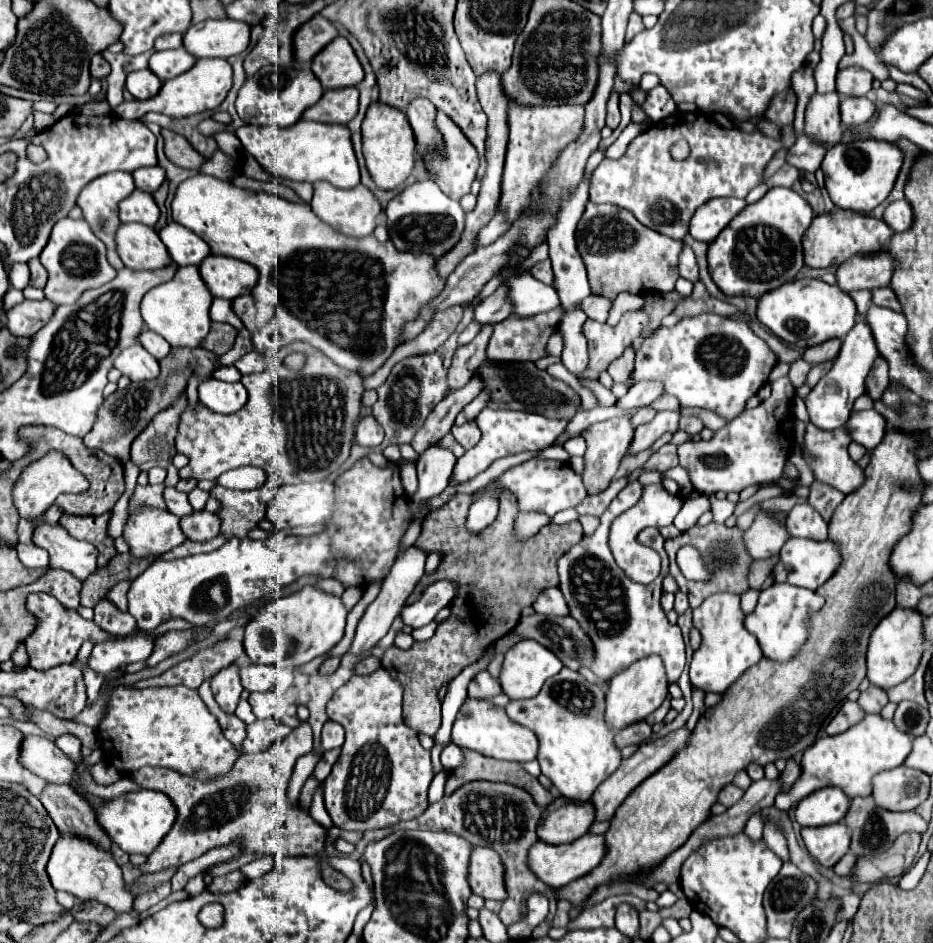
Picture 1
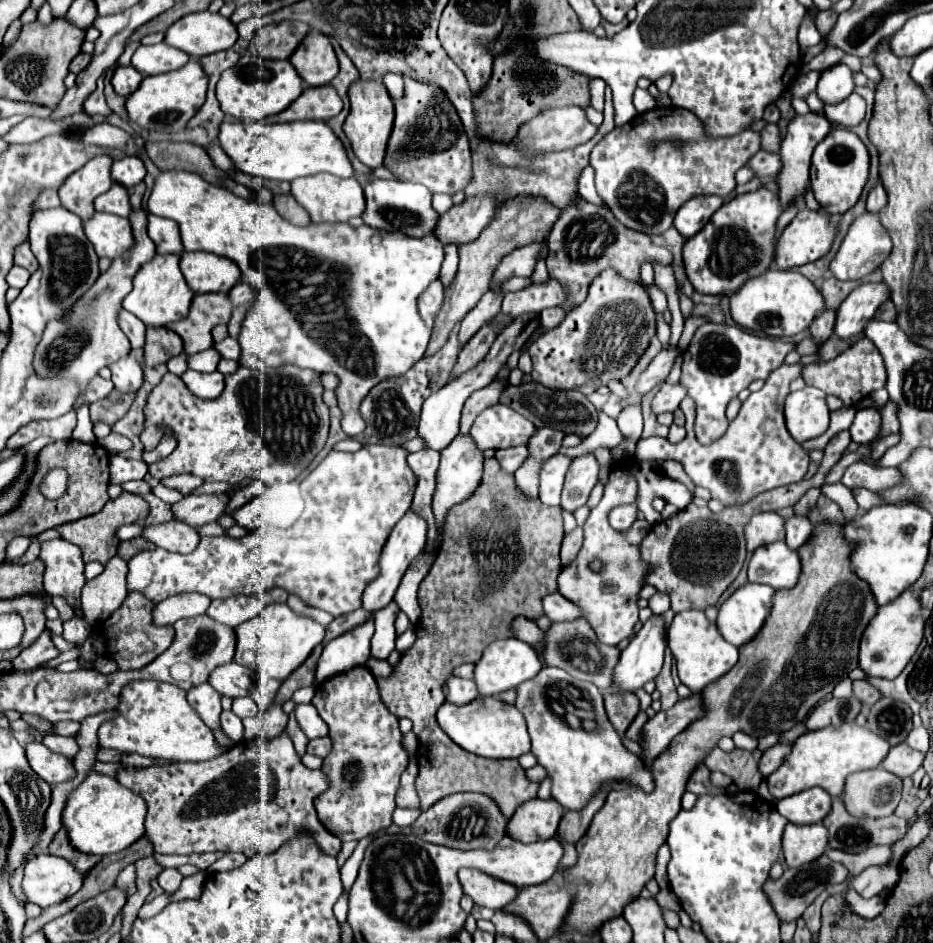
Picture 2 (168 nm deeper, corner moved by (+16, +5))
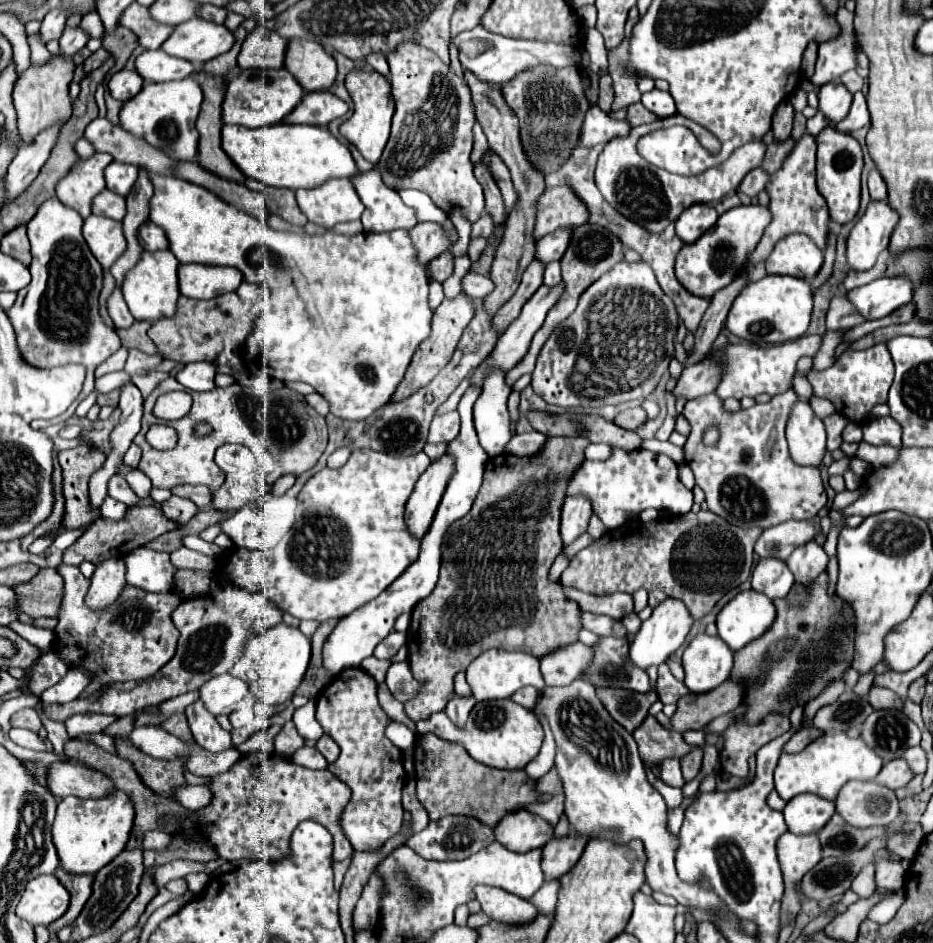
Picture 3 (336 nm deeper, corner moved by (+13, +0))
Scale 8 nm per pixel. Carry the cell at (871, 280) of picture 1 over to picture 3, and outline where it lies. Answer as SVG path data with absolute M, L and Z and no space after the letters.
M871 201L863 217L847 237L847 265L851 271L867 271L875 265L881 251L887 249L897 213L887 201Z

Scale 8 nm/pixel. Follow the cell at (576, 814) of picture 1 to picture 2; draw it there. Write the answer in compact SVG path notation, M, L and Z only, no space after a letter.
M528 800L506 824L506 834L518 842L538 842L554 838L564 808L556 800Z

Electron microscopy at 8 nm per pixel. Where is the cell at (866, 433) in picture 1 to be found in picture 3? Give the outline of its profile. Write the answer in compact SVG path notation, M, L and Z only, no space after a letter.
M879 417L863 423L863 441L869 445L893 445L901 443L901 427L893 417Z

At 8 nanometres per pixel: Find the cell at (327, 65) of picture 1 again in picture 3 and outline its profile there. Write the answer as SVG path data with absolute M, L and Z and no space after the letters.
M291 39L285 55L285 69L307 91L329 89L337 77L337 63L325 49L307 39Z

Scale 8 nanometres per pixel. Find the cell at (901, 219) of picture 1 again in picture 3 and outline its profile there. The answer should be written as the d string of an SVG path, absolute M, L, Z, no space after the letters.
M873 169L869 173L869 193L871 193L873 201L885 201L887 199L887 187L885 187L885 181L877 169Z

